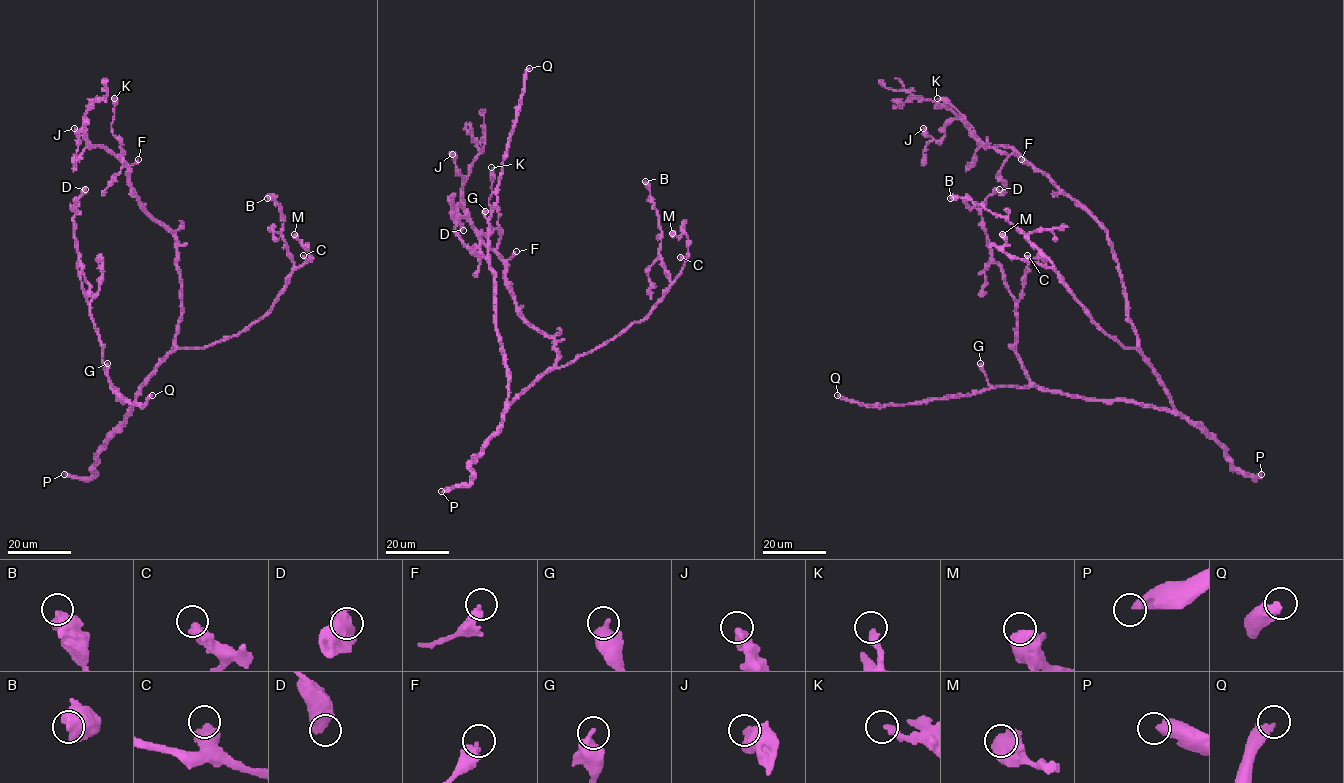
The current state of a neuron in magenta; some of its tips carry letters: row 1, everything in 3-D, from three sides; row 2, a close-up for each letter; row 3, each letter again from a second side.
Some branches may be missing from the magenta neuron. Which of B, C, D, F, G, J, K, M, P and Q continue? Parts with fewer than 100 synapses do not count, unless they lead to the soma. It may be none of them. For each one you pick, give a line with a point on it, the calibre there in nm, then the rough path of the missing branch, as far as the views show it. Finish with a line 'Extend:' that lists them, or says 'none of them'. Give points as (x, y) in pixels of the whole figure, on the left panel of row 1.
Q: (152, 395) | 440 nm | (152, 395), (168, 396), (193, 379), (201, 382), (210, 368), (245, 380)
Extend: Q

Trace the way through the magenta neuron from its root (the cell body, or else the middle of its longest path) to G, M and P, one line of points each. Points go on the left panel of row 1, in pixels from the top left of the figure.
G: (168, 356), (141, 388), (130, 410), (130, 404), (119, 399), (118, 392), (109, 383), (107, 363)
M: (168, 356), (179, 348), (203, 348), (236, 336), (260, 319), (286, 279), (310, 259), (294, 234)
P: (168, 356), (141, 388), (126, 419), (100, 450), (92, 468), (96, 472), (90, 477), (64, 474)

